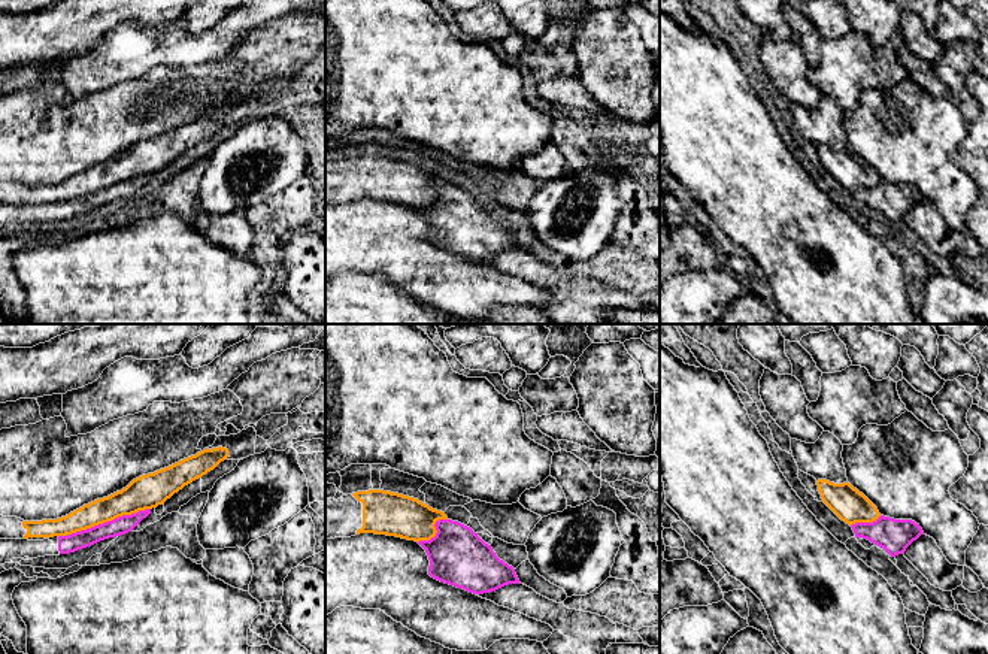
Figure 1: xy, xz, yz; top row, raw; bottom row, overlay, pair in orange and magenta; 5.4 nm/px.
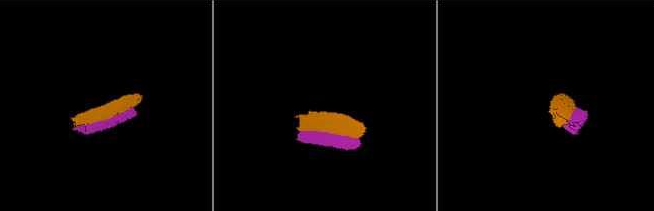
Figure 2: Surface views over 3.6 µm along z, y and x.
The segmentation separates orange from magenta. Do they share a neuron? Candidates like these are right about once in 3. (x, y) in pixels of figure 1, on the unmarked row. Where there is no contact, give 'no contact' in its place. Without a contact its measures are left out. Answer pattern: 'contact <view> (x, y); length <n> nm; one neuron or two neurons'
contact xy (109, 185); length 460 nm; two neurons

